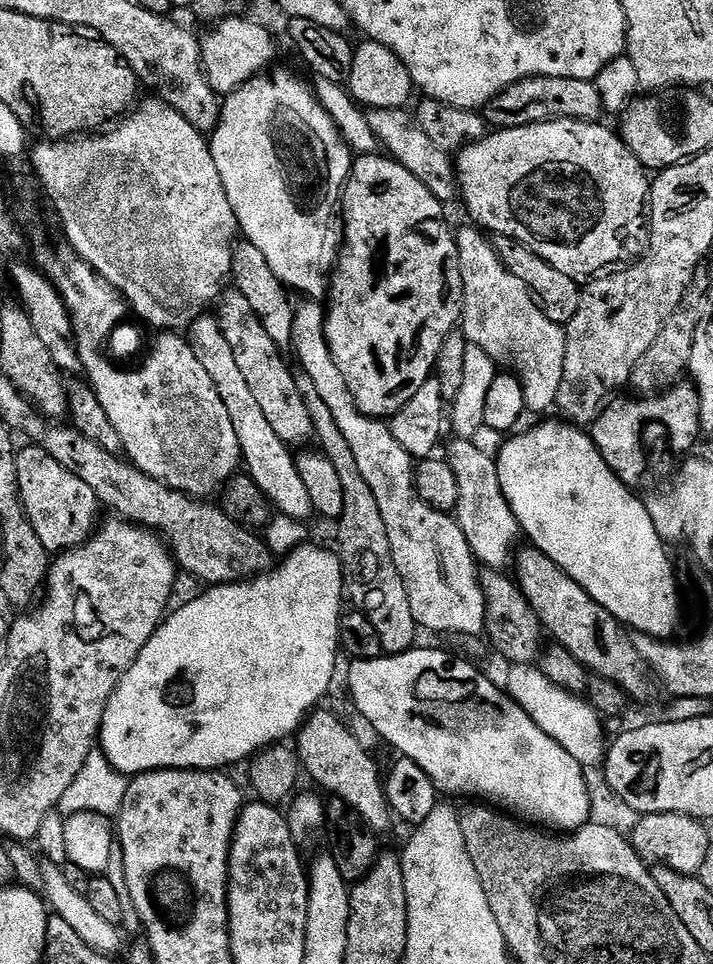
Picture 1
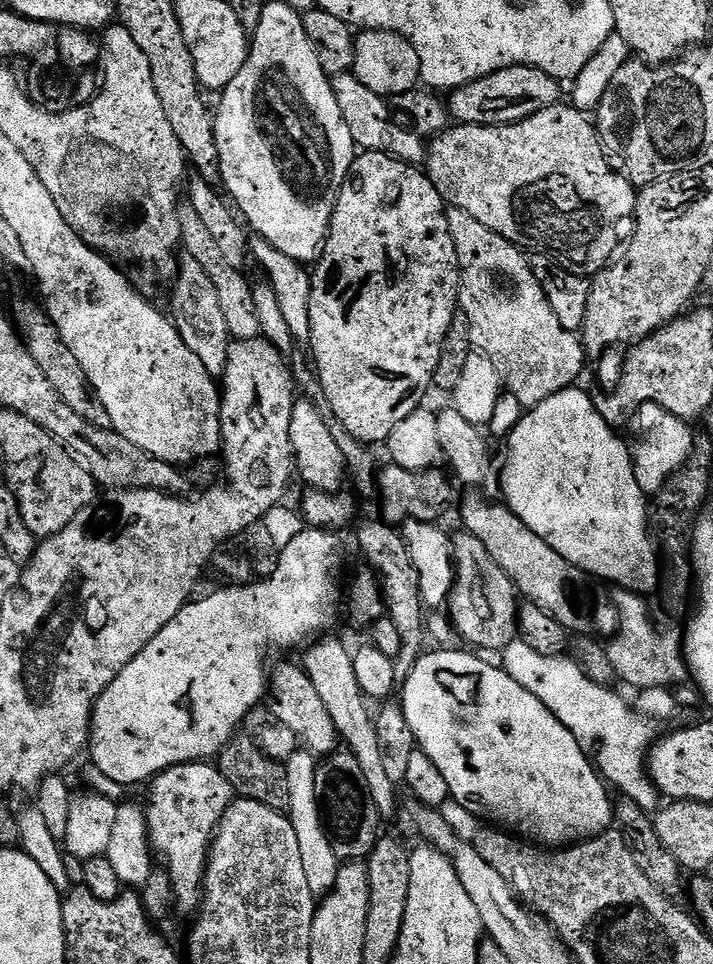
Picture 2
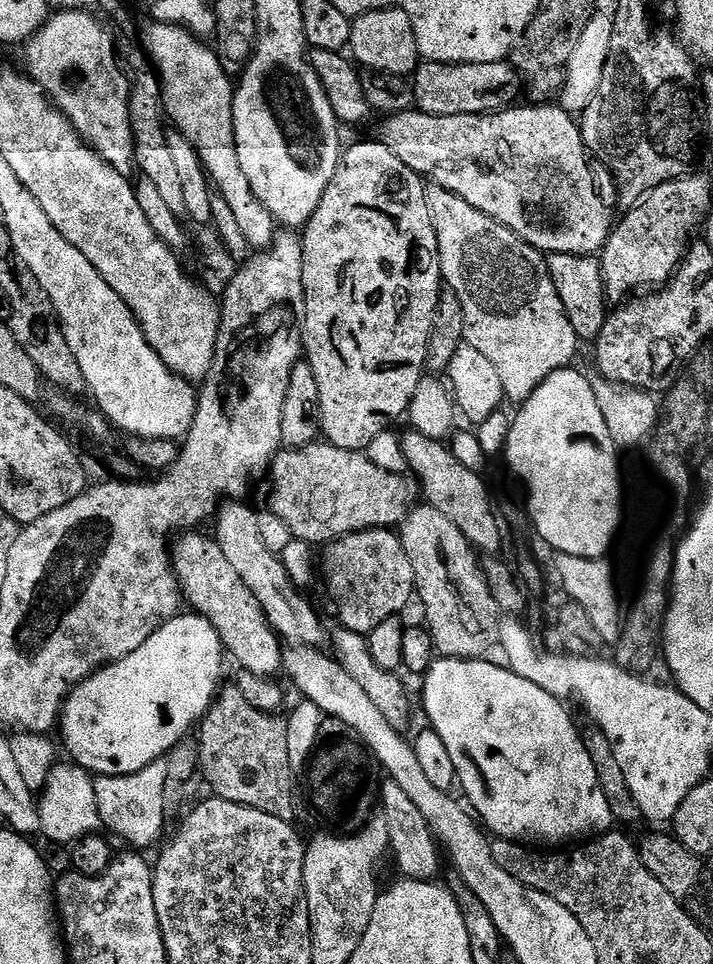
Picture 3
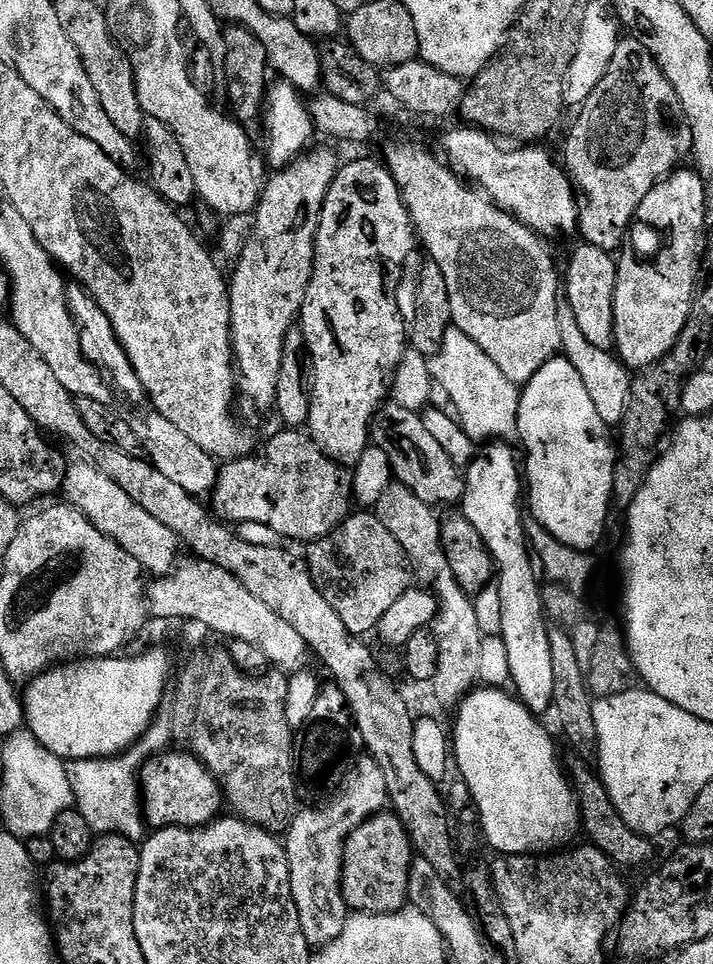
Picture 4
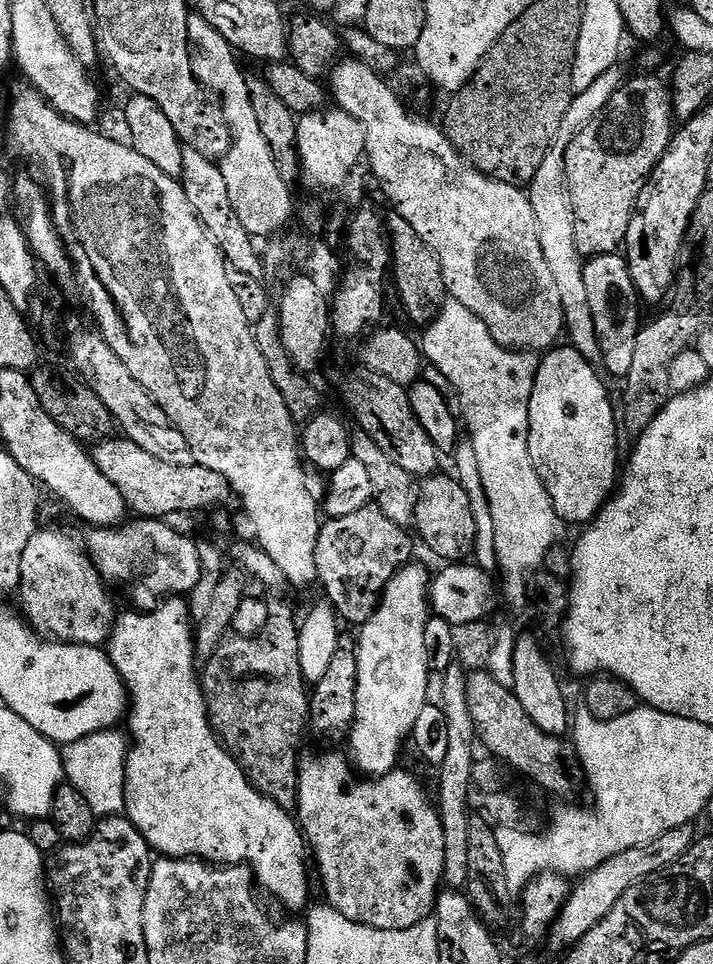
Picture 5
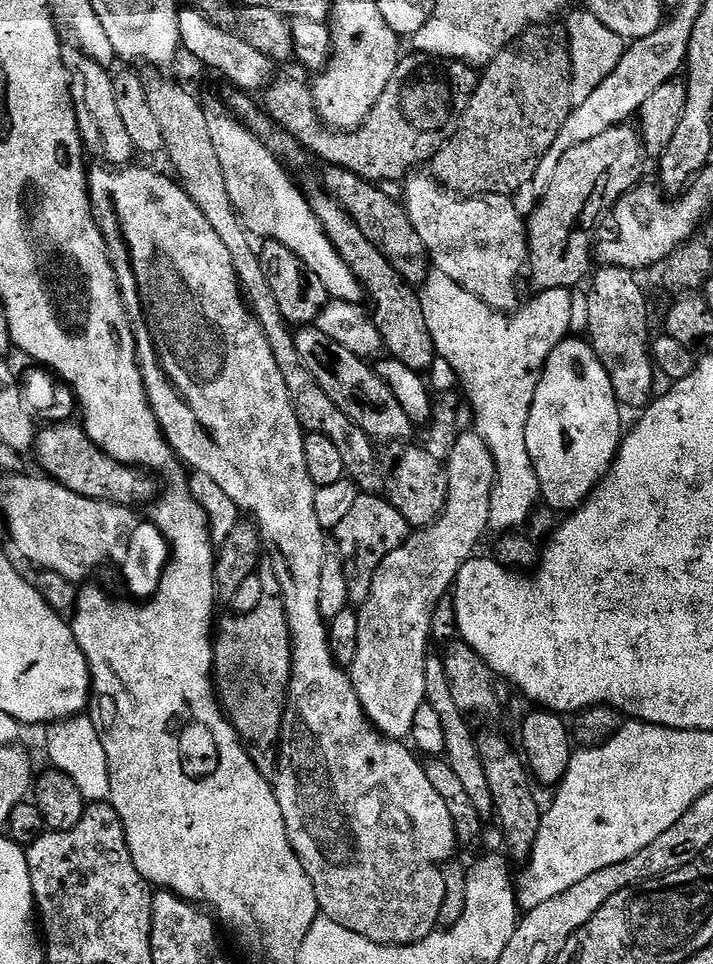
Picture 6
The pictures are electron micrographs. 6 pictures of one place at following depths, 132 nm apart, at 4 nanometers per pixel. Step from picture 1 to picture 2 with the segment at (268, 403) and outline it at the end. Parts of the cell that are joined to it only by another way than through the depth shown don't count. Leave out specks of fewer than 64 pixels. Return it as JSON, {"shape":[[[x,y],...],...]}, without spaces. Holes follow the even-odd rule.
{"shape":[[[184,202],[177,207],[176,221],[180,227],[180,244],[184,248],[183,251],[190,258],[194,258],[194,262],[198,262],[202,270],[206,270],[210,282],[214,282],[214,291],[218,294],[222,315],[226,317],[229,337],[233,341],[257,339],[261,331],[257,311],[254,310],[254,294],[249,280],[247,281],[243,276],[245,273],[239,268],[230,266],[230,262],[222,258],[222,250],[218,242],[214,242],[214,238],[206,231],[206,226],[202,226],[202,218],[198,218],[198,213],[192,204]]]}

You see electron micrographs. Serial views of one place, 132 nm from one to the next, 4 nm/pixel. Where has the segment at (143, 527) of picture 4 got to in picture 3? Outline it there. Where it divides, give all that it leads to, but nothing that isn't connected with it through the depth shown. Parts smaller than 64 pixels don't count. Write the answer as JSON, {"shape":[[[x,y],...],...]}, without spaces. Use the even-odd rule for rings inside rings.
{"shape":[[[184,534],[179,537],[180,542],[174,546],[174,567],[176,569],[176,579],[180,582],[183,599],[186,601],[193,613],[210,622],[214,630],[220,635],[220,643],[224,646],[225,653],[230,654],[241,665],[243,671],[252,672],[256,676],[272,678],[276,671],[280,672],[284,662],[284,652],[282,651],[282,641],[277,636],[275,630],[269,626],[266,614],[258,606],[258,598],[250,594],[250,586],[238,578],[234,571],[234,565],[226,559],[226,554],[222,554],[222,546],[217,544],[215,539],[200,534]]]}

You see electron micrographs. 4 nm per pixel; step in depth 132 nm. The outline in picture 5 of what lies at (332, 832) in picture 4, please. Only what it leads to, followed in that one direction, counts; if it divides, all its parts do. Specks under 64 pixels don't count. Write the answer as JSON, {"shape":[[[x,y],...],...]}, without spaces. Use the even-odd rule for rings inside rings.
{"shape":[[[409,562],[403,568],[398,570],[398,574],[394,574],[394,578],[390,580],[384,587],[384,595],[380,598],[380,605],[374,610],[374,614],[365,622],[359,625],[358,647],[356,657],[358,658],[358,696],[356,698],[356,717],[352,723],[352,734],[350,737],[350,745],[352,744],[352,752],[350,751],[350,760],[357,769],[364,771],[363,775],[368,778],[379,778],[385,776],[388,772],[393,771],[397,767],[396,764],[400,760],[400,747],[411,737],[414,722],[418,722],[418,714],[425,706],[430,703],[428,696],[428,679],[430,673],[426,666],[426,649],[425,649],[425,631],[426,622],[430,619],[430,572],[427,572],[422,565],[417,562]]]}

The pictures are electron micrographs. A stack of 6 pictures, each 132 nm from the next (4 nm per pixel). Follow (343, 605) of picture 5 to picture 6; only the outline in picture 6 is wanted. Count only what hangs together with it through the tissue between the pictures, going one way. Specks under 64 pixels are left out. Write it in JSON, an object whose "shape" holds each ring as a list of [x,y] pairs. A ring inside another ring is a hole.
{"shape":[[[357,495],[354,507],[334,529],[337,548],[335,551],[344,566],[346,590],[353,605],[359,606],[366,602],[378,566],[382,566],[384,559],[394,550],[398,550],[398,546],[402,546],[409,535],[410,529],[406,518],[402,518],[402,514],[398,514],[398,510],[394,510],[392,503],[383,495]]]}

